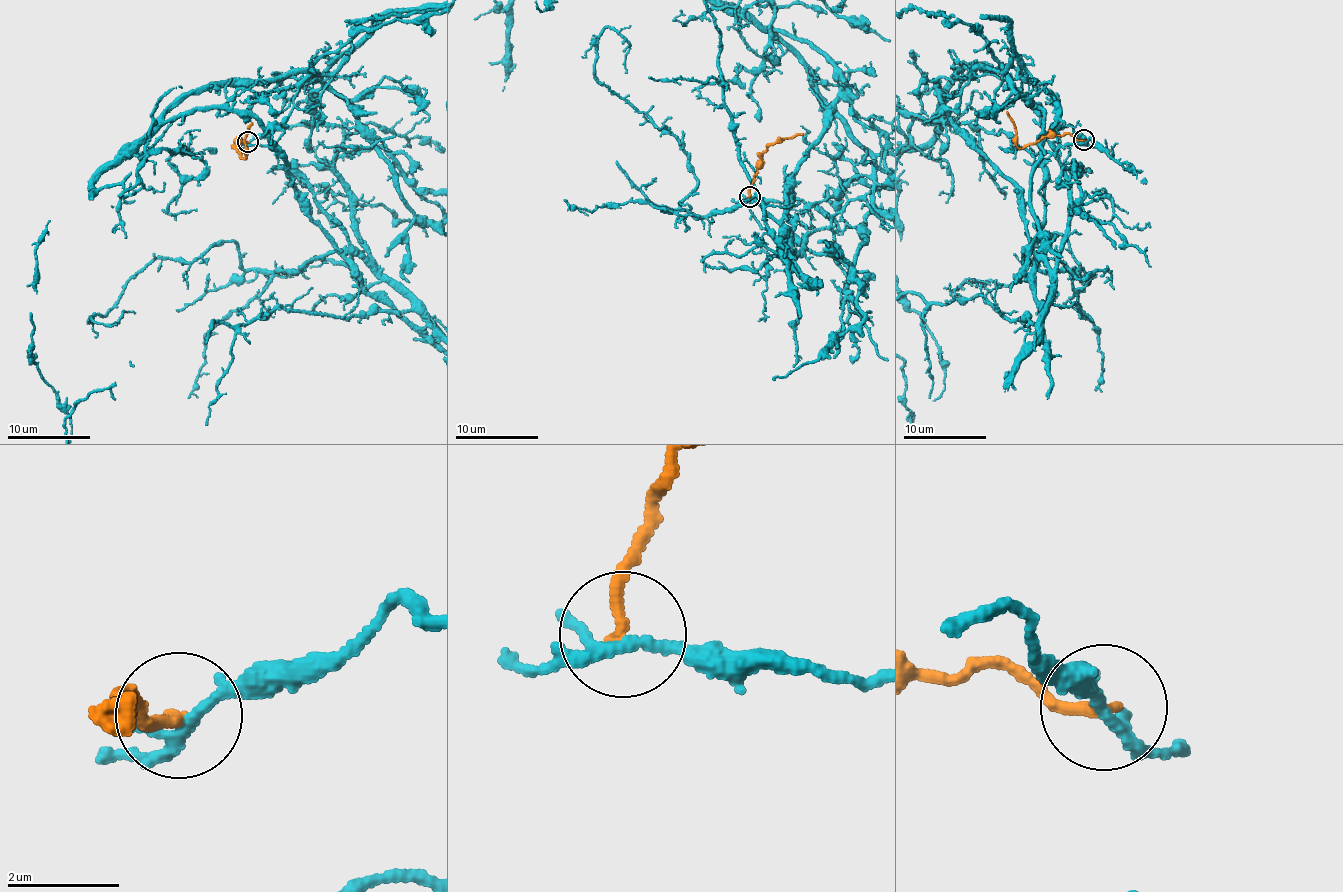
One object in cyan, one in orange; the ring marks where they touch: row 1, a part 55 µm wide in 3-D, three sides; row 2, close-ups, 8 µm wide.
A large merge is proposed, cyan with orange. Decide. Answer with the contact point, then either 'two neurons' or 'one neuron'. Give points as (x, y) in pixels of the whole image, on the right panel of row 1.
(1084, 140) | two neurons

